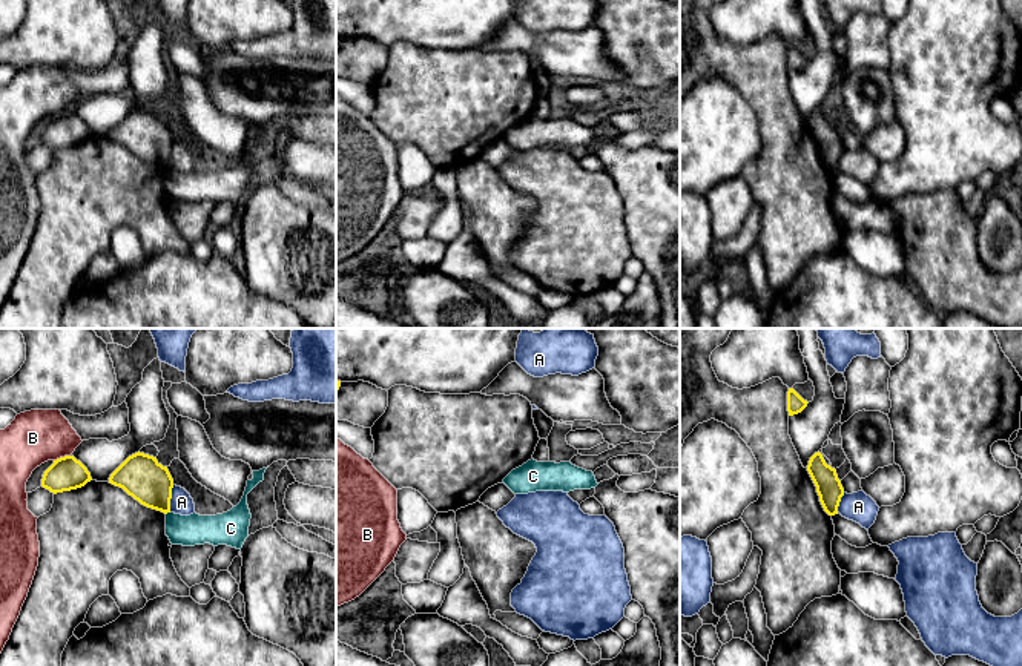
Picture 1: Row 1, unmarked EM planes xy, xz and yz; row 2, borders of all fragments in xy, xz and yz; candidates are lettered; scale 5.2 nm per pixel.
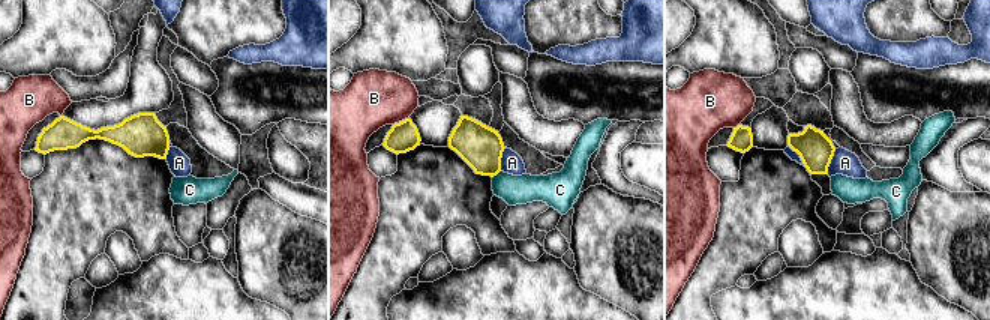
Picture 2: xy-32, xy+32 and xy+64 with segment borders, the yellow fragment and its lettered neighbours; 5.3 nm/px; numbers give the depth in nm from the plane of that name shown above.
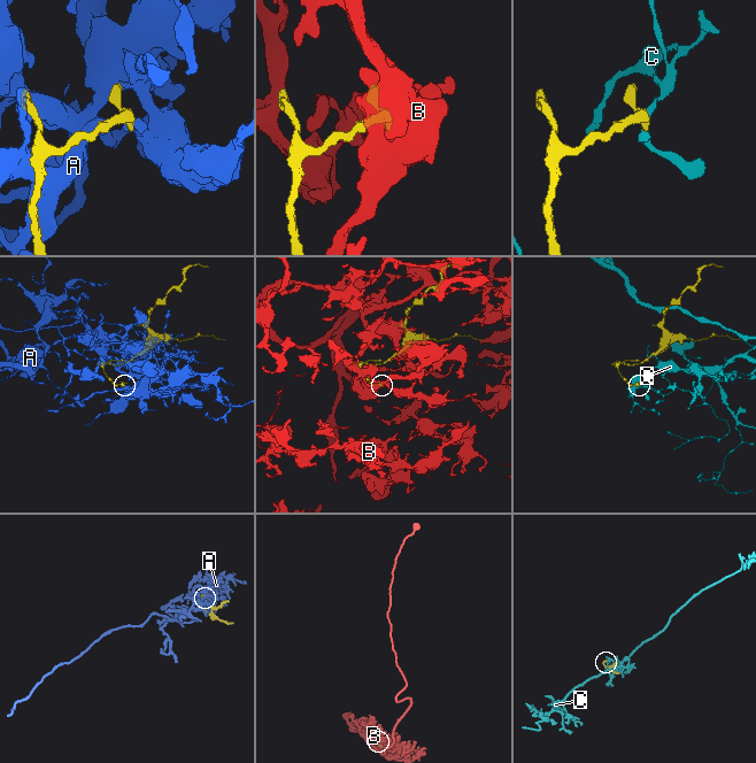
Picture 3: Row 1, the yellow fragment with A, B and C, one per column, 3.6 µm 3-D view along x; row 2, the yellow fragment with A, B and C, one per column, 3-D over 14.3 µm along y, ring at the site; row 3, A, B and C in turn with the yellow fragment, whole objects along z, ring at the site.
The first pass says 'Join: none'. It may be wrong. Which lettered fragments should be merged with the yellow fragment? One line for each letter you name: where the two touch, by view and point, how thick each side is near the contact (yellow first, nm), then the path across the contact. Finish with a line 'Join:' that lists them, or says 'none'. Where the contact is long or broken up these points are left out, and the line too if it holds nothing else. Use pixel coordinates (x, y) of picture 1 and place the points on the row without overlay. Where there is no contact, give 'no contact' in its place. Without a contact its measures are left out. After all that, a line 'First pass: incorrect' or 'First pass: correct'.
Join: none
First pass: correct

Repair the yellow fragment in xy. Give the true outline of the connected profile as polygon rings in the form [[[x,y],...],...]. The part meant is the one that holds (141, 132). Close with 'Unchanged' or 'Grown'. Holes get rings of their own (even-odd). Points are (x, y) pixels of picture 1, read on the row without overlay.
[[[135,109],[129,112],[109,134],[109,140],[123,144],[141,161],[170,169],[173,135],[157,114]]]. Unchanged

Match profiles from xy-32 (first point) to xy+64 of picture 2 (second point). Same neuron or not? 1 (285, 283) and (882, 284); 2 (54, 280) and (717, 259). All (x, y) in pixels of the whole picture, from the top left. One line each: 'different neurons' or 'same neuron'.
1: different neurons
2: same neuron

